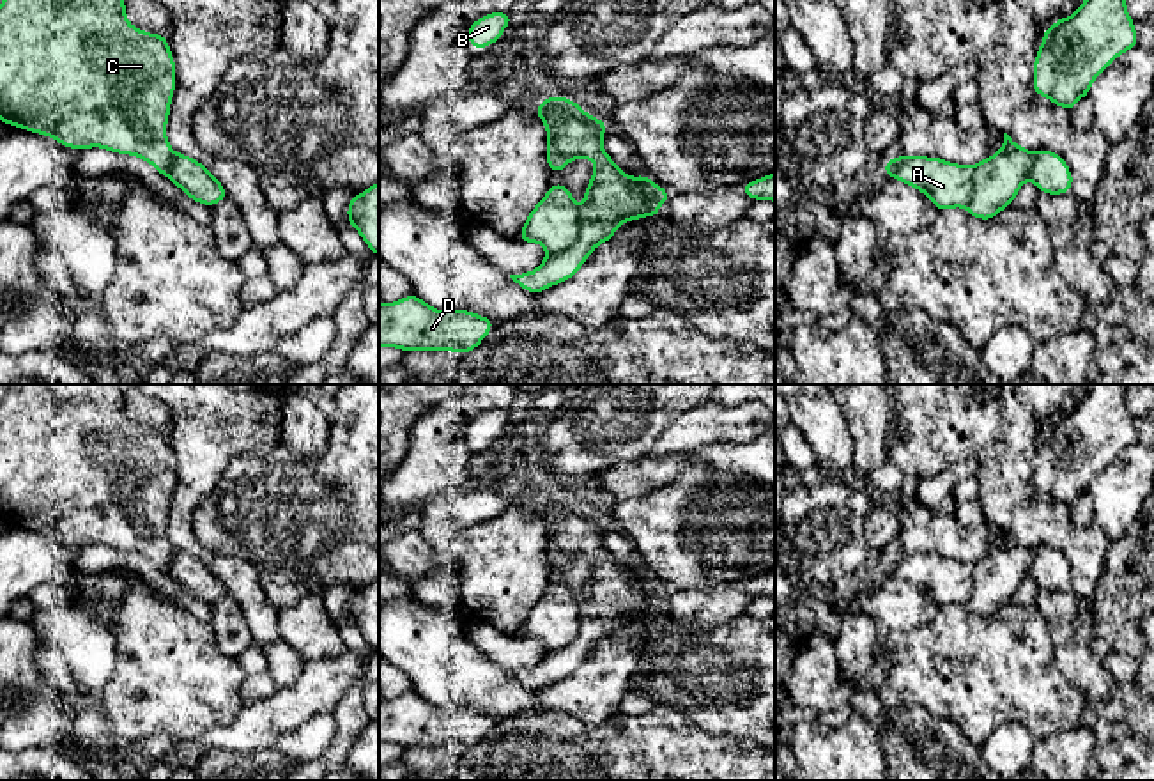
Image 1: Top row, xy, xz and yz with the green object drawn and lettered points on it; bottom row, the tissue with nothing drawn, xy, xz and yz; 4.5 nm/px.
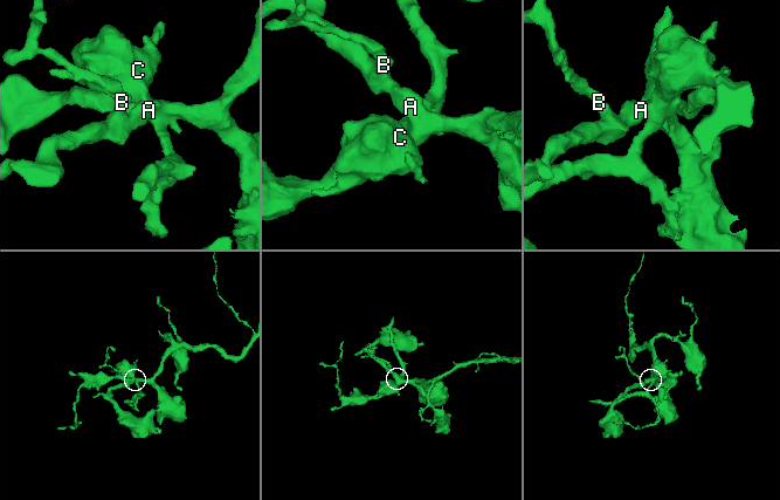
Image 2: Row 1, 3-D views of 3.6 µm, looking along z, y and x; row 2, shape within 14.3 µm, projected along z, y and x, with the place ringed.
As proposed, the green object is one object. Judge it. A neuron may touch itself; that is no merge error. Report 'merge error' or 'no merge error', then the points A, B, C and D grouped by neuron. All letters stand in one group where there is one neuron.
merge error | A B D / C

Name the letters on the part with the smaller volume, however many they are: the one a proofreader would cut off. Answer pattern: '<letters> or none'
C

